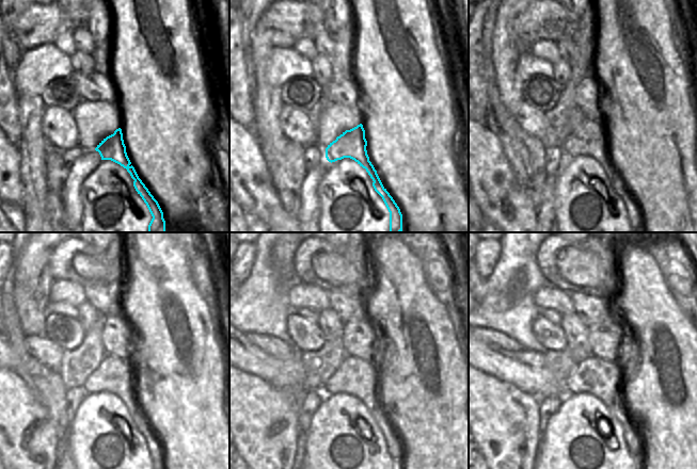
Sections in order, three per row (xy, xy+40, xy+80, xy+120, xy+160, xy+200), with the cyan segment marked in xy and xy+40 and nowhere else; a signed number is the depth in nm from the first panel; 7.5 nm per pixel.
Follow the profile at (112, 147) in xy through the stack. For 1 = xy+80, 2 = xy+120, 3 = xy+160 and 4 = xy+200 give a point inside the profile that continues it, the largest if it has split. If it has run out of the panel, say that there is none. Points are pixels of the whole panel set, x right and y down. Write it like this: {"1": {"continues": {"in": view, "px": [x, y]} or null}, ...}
{"1": {"continues": {"in": "xy+80", "px": [590, 139]}}, "2": {"continues": {"in": "xy+120", "px": [114, 375]}}, "3": {"continues": {"in": "xy+160", "px": [355, 376]}}, "4": {"continues": {"in": "xy+200", "px": [605, 381]}}}

